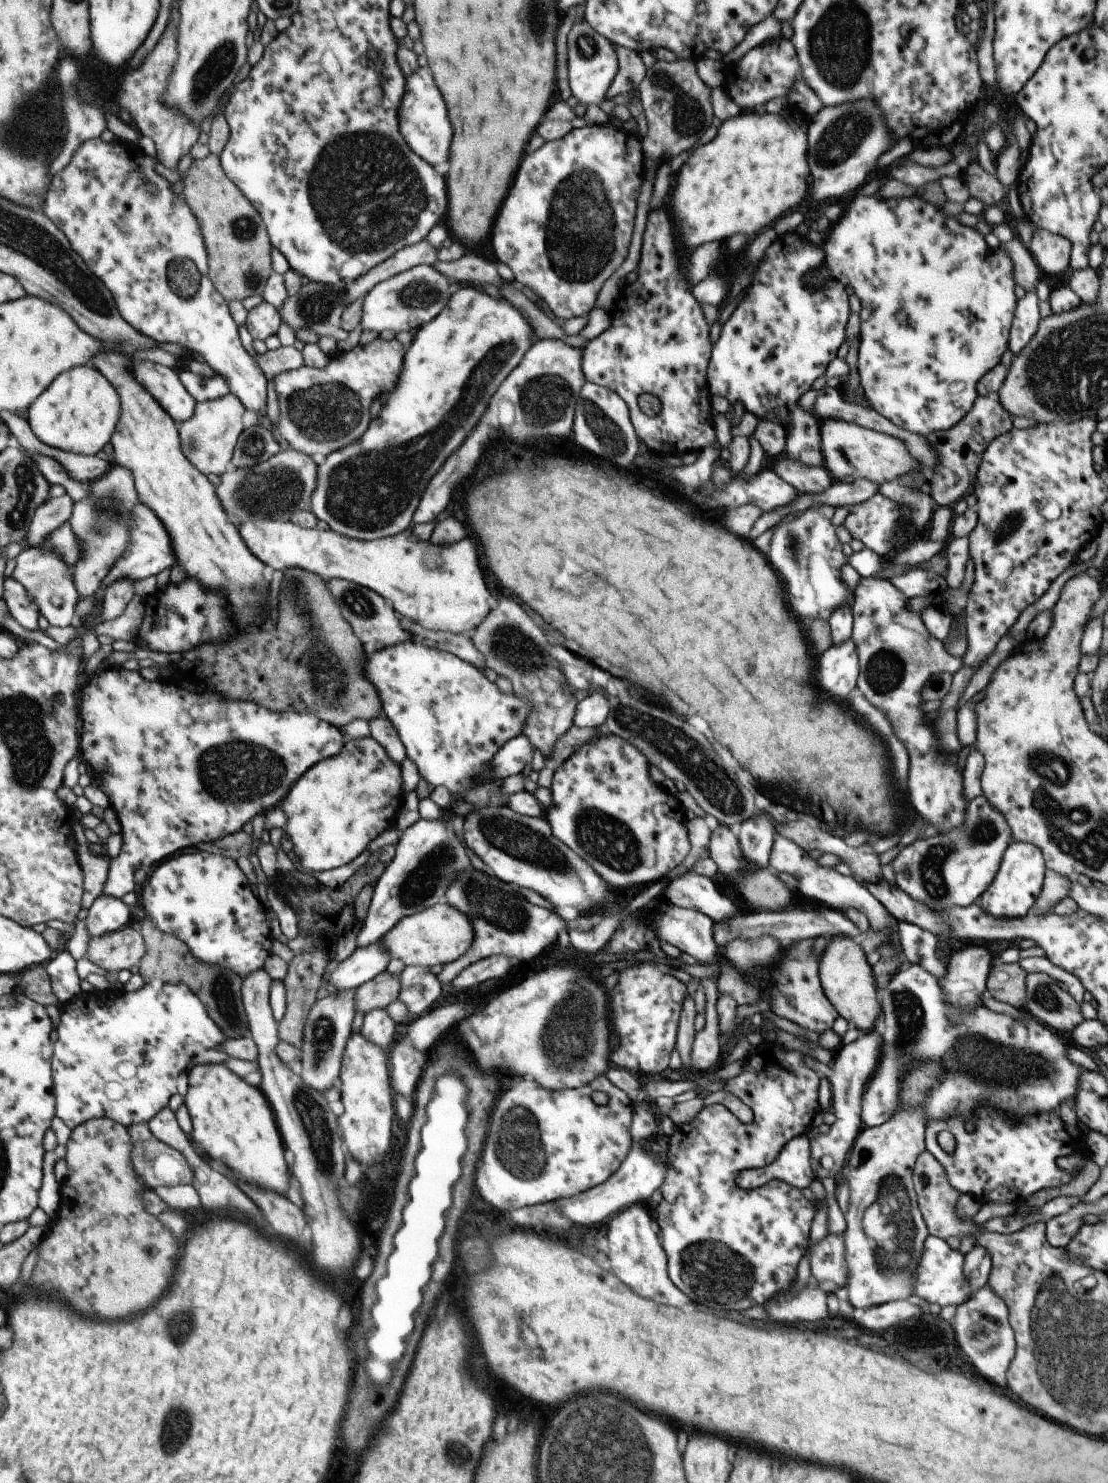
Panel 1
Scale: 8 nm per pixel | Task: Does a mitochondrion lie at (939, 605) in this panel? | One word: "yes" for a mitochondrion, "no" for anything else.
no

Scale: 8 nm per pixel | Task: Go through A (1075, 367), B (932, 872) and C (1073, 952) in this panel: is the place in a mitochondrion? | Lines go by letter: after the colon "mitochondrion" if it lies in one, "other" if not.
A: mitochondrion
B: mitochondrion
C: other

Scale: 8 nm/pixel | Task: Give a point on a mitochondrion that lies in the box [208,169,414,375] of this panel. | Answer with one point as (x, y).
(317, 305)

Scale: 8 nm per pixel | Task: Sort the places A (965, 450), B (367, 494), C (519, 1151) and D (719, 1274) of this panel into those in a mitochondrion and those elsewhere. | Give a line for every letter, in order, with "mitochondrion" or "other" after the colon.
A: other
B: mitochondrion
C: mitochondrion
D: mitochondrion

